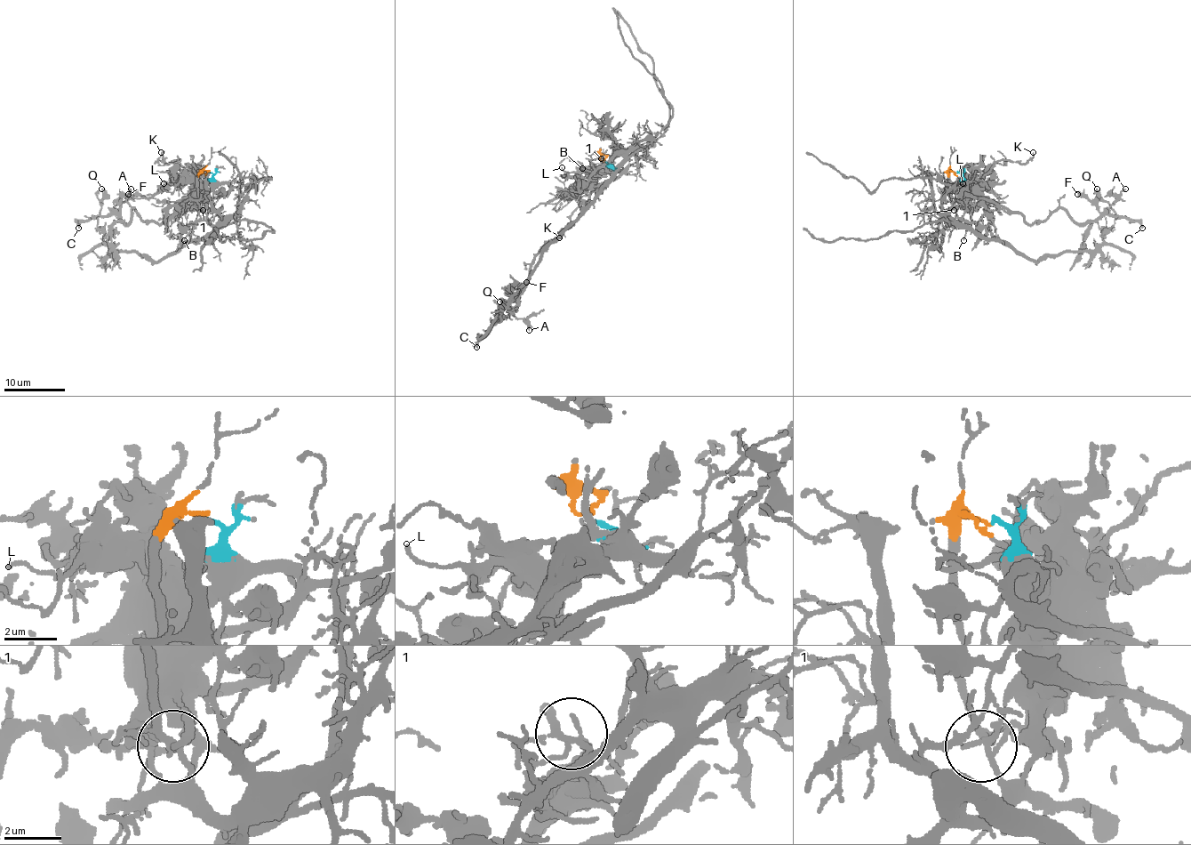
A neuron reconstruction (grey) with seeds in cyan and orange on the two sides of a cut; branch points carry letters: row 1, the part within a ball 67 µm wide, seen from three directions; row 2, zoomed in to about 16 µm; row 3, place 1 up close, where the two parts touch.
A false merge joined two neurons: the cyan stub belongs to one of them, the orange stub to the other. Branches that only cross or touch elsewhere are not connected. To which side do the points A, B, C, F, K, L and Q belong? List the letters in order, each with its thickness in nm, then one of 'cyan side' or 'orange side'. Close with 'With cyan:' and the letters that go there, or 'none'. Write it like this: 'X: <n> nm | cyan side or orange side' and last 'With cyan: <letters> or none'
A: 220 nm | cyan side
B: 100 nm | orange side
C: 200 nm | cyan side
F: 360 nm | cyan side
K: 140 nm | cyan side
L: 130 nm | cyan side
Q: 150 nm | cyan side
With cyan: A, C, F, K, L, Q

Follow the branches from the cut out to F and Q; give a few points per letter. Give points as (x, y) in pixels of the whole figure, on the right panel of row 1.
F: (956, 172), (982, 201), (1018, 212), (1028, 223), (1059, 208), (1080, 223), (1093, 221), (1099, 210), (1078, 195)
Q: (956, 172), (982, 201), (1018, 212), (1028, 223), (1059, 208), (1085, 223), (1115, 216), (1096, 189)

